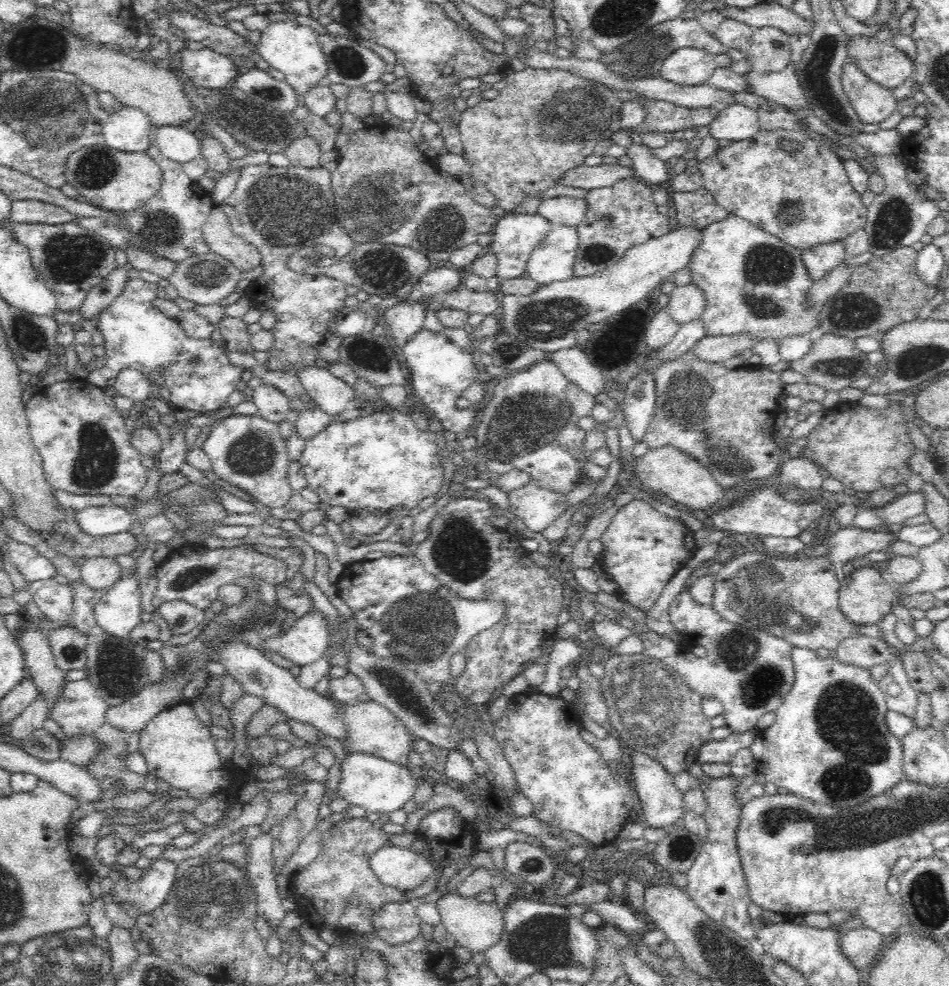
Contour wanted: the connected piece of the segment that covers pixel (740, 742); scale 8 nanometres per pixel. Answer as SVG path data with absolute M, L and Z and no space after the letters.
M756 729L741 733L730 733L728 737L713 741L710 740L699 750L697 762L701 764L726 764L743 748L750 748L755 740Z

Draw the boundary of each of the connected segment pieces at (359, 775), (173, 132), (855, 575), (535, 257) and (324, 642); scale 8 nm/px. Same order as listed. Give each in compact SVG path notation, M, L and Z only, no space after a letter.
M349 754L341 764L341 780L338 798L346 798L350 804L360 806L384 819L390 812L404 808L406 802L414 800L420 780L412 775L411 766L396 764L369 754Z
M181 125L157 127L155 145L166 159L184 166L201 156L198 136Z
M868 566L860 570L851 569L847 573L847 577L841 582L839 590L840 610L856 624L879 623L888 612L893 612L895 593L888 576L880 574L874 568Z
M554 225L532 250L524 276L539 285L549 285L572 277L579 249L576 226Z
M312 609L283 634L280 632L265 639L263 648L267 652L284 656L284 659L299 667L312 664L322 659L330 646L330 631L326 620L322 611Z

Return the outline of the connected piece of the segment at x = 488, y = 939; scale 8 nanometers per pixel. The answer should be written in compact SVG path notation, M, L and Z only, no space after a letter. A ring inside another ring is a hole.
M454 892L445 893L434 903L442 925L447 934L453 936L457 945L468 948L470 952L482 952L500 940L504 919L496 903L478 902L474 897L466 898Z

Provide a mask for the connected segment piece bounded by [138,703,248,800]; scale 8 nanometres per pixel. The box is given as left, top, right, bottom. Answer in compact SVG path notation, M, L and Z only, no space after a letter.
M176 703L169 706L154 716L148 726L138 733L138 752L146 760L147 773L154 774L174 789L180 789L185 796L202 800L223 791L235 797L239 786L224 790L218 788L226 785L234 776L241 776L242 783L248 781L240 767L233 766L232 761L220 759L215 746L217 739L210 732L210 728L199 719L191 705Z

